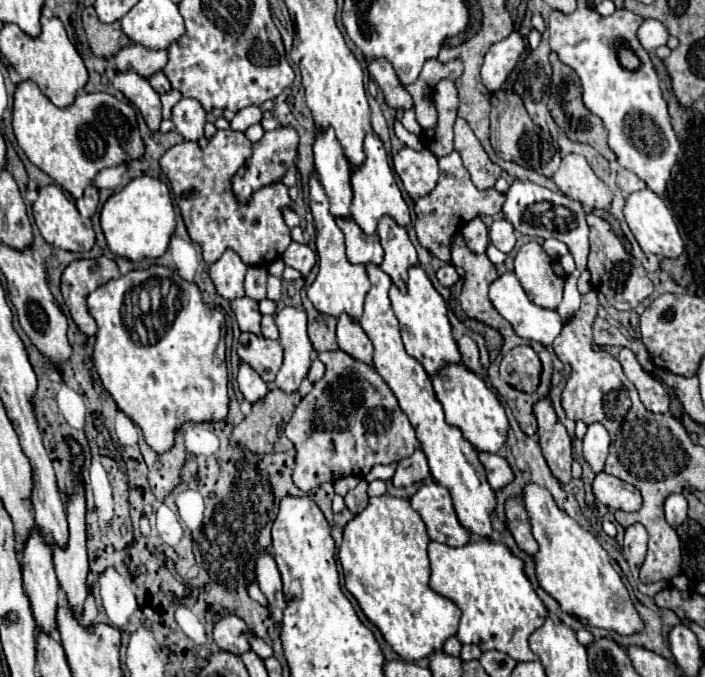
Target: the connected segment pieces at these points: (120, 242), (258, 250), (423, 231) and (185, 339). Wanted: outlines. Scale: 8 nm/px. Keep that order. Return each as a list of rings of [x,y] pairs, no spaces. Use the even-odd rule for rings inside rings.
[[[152,177],[132,179],[122,191],[114,193],[104,203],[100,211],[100,223],[114,255],[126,257],[130,261],[162,257],[176,229],[176,213],[170,201],[170,191],[162,181]]]
[[[216,131],[204,149],[194,141],[184,141],[168,149],[160,159],[160,169],[172,185],[174,199],[184,217],[194,243],[202,247],[202,259],[210,265],[224,249],[234,249],[246,265],[270,265],[280,259],[290,245],[290,229],[284,223],[284,209],[294,209],[284,183],[270,183],[252,193],[250,203],[240,203],[232,191],[232,177],[252,155],[252,143],[242,131]]]
[[[452,151],[446,157],[438,159],[440,163],[440,179],[438,185],[434,187],[434,191],[422,199],[416,199],[416,235],[418,241],[438,259],[442,261],[450,261],[450,243],[452,243],[452,233],[458,231],[460,227],[464,227],[470,219],[478,217],[478,215],[496,215],[502,211],[502,205],[506,201],[506,197],[502,193],[498,193],[496,189],[486,189],[480,191],[474,187],[468,171],[462,165],[462,159],[458,155],[458,151]]]
[[[150,267],[146,271],[130,271],[110,283],[98,287],[88,297],[90,315],[98,323],[96,345],[94,345],[94,365],[106,387],[106,391],[116,401],[118,409],[124,411],[144,433],[146,443],[156,453],[166,453],[174,447],[174,435],[186,421],[224,421],[228,415],[228,369],[224,357],[224,337],[222,321],[224,315],[202,303],[196,283],[184,281],[176,271],[162,267]],[[170,277],[170,285],[164,287],[164,297],[160,311],[154,315],[154,333],[146,333],[144,315],[138,307],[138,293],[142,285],[150,279]]]

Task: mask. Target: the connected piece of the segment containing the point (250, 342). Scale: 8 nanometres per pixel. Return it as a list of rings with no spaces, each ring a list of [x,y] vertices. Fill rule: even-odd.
[[[242,333],[238,339],[236,351],[238,351],[238,357],[244,363],[248,363],[250,367],[254,367],[268,385],[274,381],[278,369],[282,367],[284,349],[278,339],[274,341],[274,339],[262,337],[262,335]]]

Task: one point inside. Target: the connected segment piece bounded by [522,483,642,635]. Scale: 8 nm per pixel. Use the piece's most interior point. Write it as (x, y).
(571, 565)

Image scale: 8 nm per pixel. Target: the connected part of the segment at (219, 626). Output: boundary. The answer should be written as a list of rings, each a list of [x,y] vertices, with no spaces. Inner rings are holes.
[[[226,615],[214,625],[214,643],[218,645],[218,649],[226,653],[232,653],[238,657],[248,653],[250,639],[252,639],[252,631],[236,615]]]

